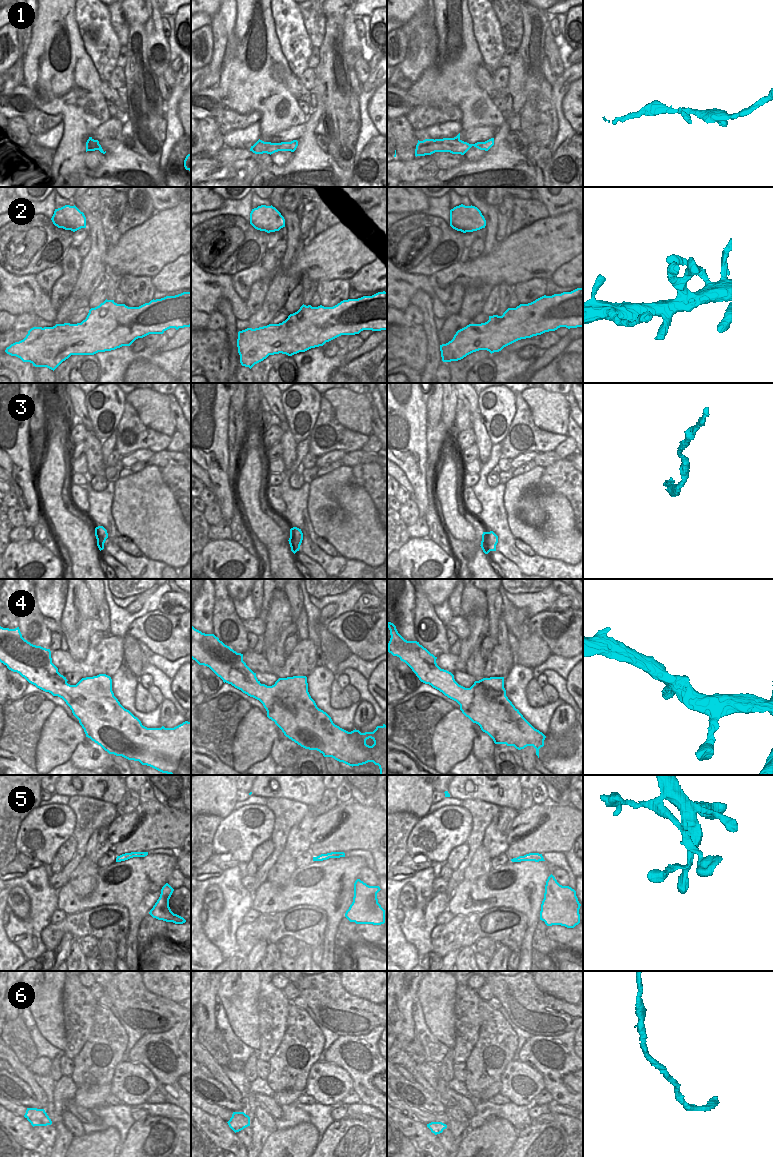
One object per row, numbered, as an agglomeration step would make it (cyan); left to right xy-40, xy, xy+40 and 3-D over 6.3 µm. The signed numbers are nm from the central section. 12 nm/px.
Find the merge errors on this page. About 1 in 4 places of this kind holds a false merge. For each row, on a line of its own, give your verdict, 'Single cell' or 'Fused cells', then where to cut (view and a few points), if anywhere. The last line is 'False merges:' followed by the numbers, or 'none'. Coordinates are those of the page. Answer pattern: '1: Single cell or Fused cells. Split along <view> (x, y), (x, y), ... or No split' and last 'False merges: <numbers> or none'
1: Single cell. No split
2: Single cell. No split
3: Single cell. No split
4: Single cell. No split
5: Single cell. No split
6: Single cell. No split
False merges: none.

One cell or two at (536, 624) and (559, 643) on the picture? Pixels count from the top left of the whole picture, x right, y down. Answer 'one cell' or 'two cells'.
one cell

